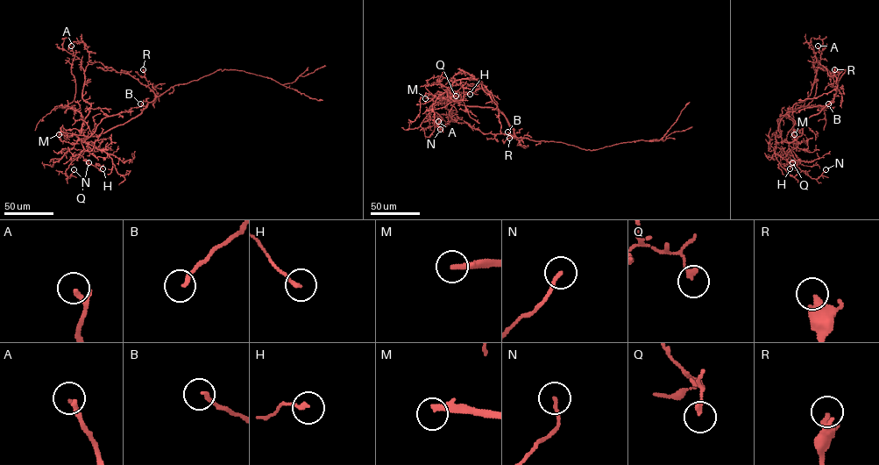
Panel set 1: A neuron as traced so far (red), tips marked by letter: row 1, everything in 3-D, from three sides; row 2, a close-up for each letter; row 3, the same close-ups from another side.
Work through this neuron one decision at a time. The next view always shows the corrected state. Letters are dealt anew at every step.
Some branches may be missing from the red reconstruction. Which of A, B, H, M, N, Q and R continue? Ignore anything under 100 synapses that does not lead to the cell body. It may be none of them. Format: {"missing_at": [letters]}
{"missing_at": ["M"]}

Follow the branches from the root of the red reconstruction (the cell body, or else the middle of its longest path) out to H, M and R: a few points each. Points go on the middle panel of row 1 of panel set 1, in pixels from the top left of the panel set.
H: (513, 128), (493, 108), (467, 106), (448, 99), (449, 93), (453, 100), (470, 94)
M: (513, 128), (506, 117), (493, 108), (467, 106), (442, 96), (425, 98)
R: (513, 128), (514, 134), (522, 139), (509, 138)

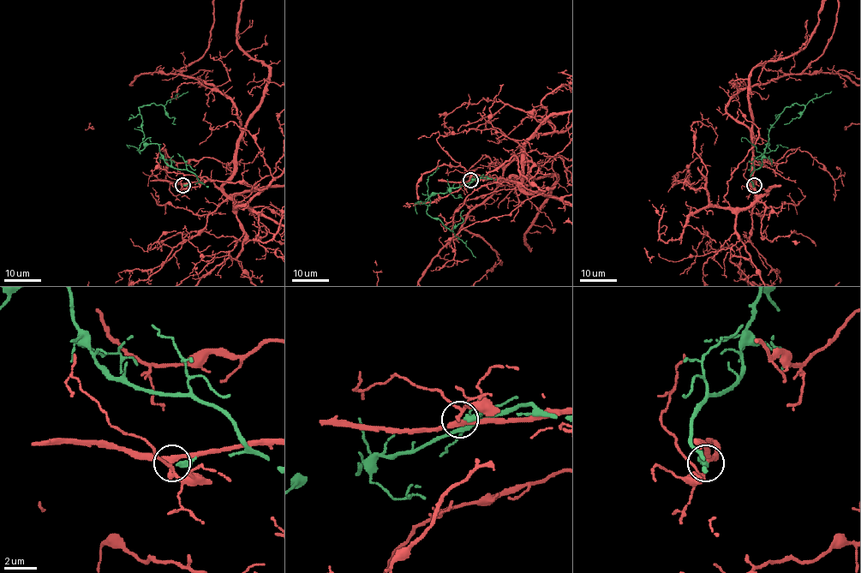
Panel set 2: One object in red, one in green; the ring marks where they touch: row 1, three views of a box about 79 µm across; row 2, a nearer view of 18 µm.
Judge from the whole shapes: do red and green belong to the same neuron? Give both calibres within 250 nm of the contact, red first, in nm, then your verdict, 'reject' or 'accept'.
280/280 nm | reject

